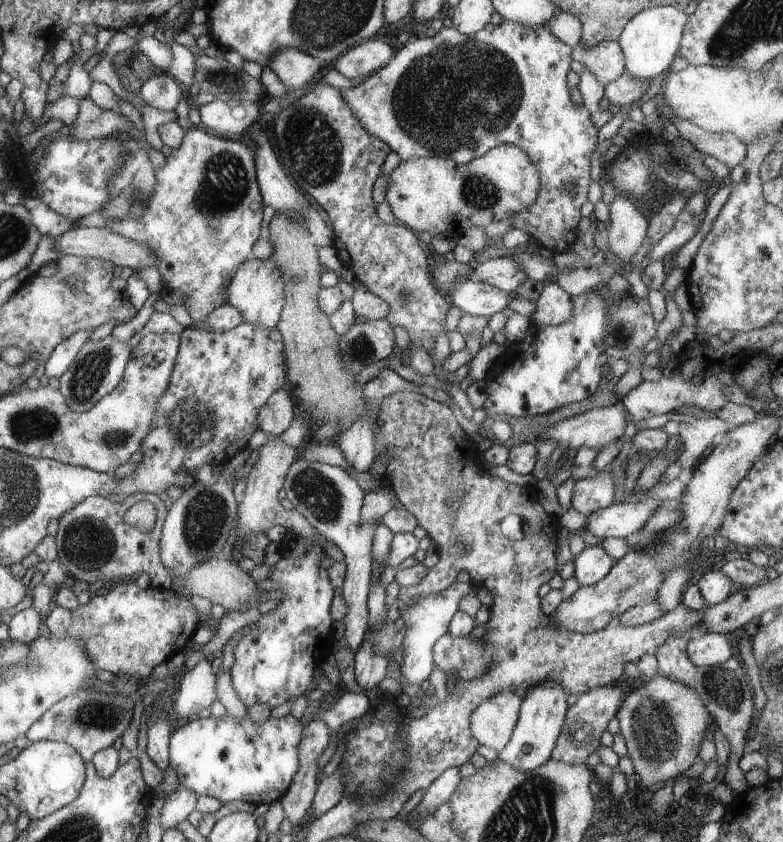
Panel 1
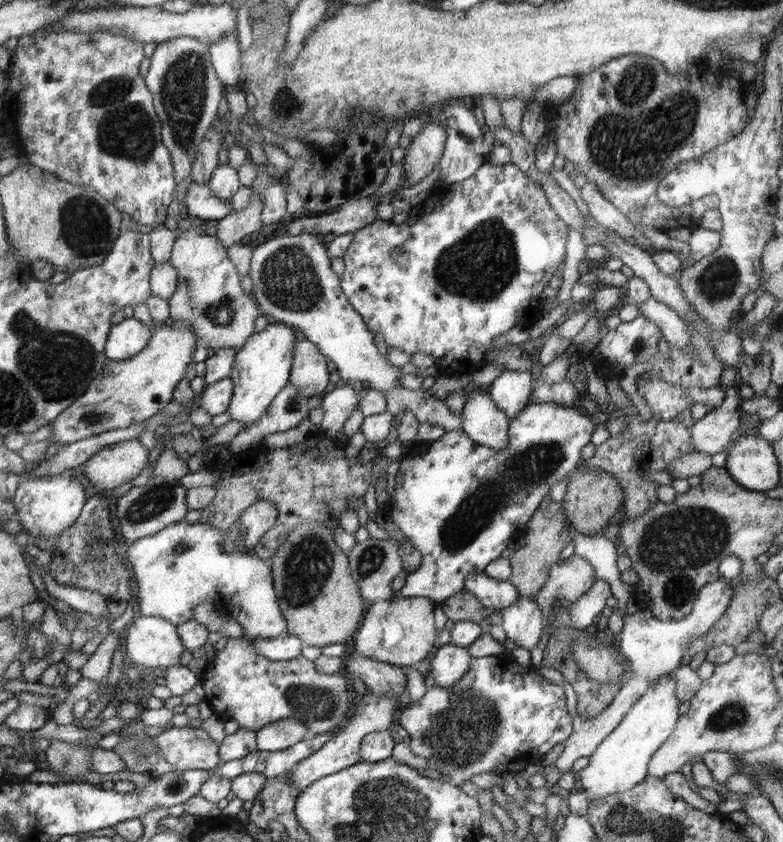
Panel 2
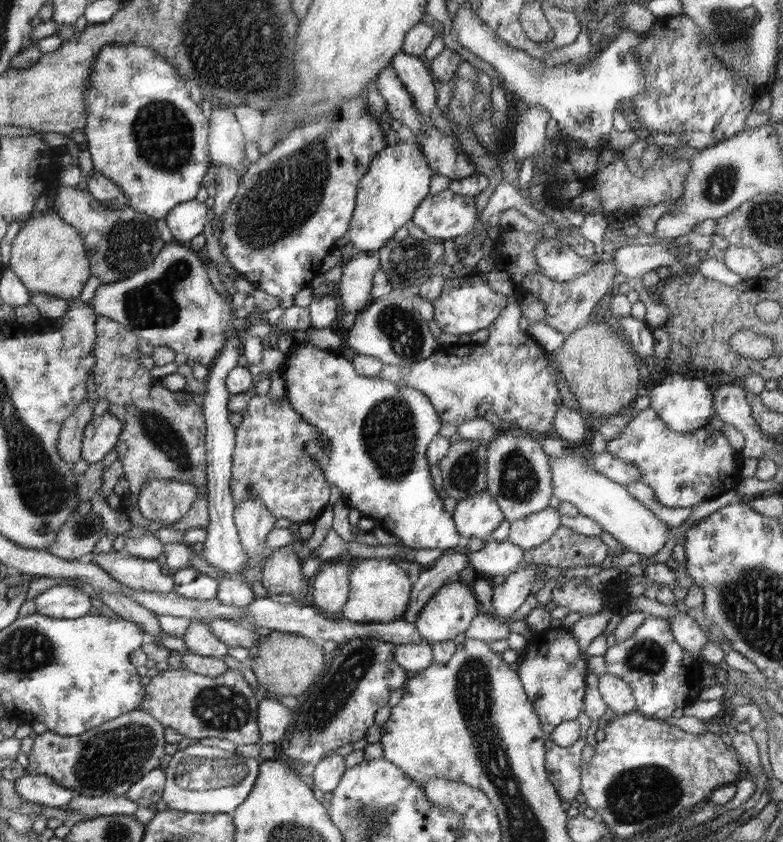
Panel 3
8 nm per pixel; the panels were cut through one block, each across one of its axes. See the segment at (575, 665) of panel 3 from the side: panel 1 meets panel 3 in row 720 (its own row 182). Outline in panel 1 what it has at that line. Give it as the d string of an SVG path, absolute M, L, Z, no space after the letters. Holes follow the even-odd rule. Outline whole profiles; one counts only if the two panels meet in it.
M504 20L502 24L494 26L489 23L484 26L482 30L475 34L464 35L457 32L453 27L443 28L433 38L417 38L414 42L409 44L404 43L402 48L396 53L389 64L386 64L381 70L369 75L367 80L355 87L346 90L341 90L342 98L349 104L350 110L358 116L358 120L365 126L366 130L374 137L378 137L384 141L389 148L402 158L402 161L408 161L416 158L431 158L443 157L450 158L452 152L462 148L470 148L472 150L472 158L480 157L489 152L492 148L498 147L502 144L512 144L518 146L531 158L533 163L537 166L538 177L540 180L540 189L538 190L538 198L526 210L516 212L512 216L512 224L518 226L518 229L526 232L530 236L532 243L535 243L539 248L545 247L548 250L556 253L564 253L574 242L576 242L576 226L582 218L580 214L580 206L588 200L588 186L590 186L590 158L596 146L598 130L593 124L592 115L588 112L586 106L576 106L570 100L570 90L566 84L566 74L570 70L570 58L572 48L566 46L562 40L558 40L556 36L544 26L522 26L513 21ZM574 182L576 188L574 190L566 190L566 186Z

